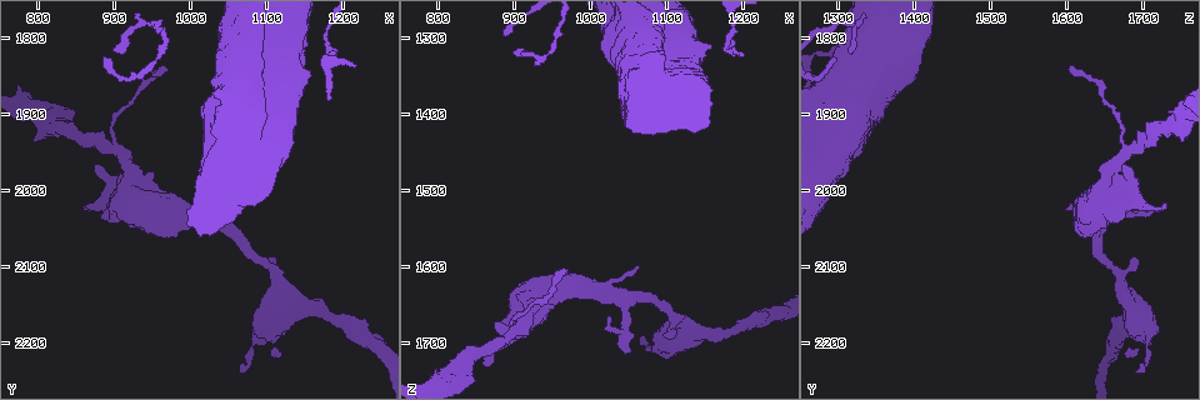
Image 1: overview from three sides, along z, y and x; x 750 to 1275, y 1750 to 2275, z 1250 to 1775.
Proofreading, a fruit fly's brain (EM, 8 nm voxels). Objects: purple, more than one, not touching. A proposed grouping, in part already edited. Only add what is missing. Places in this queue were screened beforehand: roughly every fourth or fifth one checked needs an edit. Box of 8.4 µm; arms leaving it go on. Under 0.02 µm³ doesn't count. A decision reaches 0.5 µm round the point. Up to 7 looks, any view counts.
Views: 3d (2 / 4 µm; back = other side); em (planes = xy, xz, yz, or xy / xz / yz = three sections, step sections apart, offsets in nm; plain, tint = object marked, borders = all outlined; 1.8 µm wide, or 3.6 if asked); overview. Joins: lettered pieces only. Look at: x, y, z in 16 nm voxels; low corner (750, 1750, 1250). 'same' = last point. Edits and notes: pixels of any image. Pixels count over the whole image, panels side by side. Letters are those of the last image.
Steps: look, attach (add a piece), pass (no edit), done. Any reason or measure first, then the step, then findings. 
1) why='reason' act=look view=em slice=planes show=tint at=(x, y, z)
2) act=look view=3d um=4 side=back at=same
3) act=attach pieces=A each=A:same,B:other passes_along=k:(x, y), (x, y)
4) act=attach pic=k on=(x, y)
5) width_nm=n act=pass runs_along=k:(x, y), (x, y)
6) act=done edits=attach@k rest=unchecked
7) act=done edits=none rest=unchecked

why='calibre changes' act=look view=3d um=2 at=(1110, 2110, 1670)

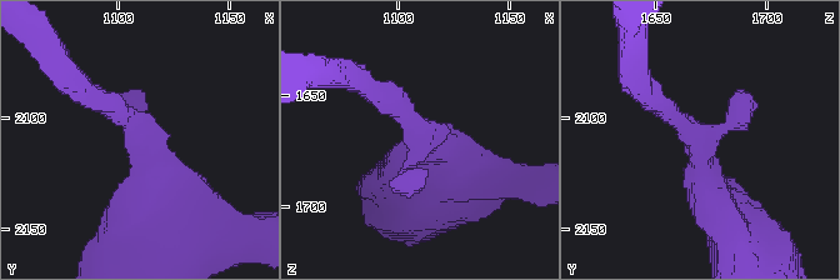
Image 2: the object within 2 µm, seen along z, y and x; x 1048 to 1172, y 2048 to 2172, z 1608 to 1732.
arm_widths_nm=220,550 act=look view=em slice=yz step=8 show=tint at=(1113, 2109, 1667)

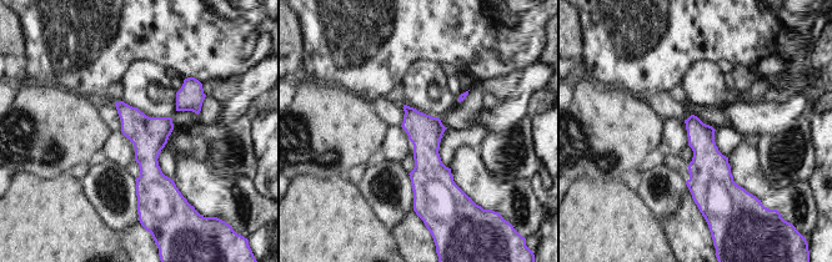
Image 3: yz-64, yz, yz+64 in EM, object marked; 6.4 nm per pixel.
act=look view=em slice=planes show=borders at=same

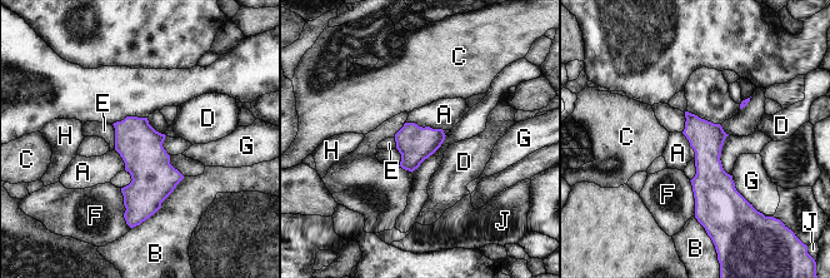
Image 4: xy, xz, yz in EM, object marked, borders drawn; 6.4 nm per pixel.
longest_contact=B:440nm act=pass each=A:other,B:other,C:other,D:other,E:other,F:other,G:other,H:other,J:other found='no lettered piece goes on from it'

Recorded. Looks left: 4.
why='free end' act=look view=em slice=xy step=16 show=tint at=(1055, 2030, 1710)

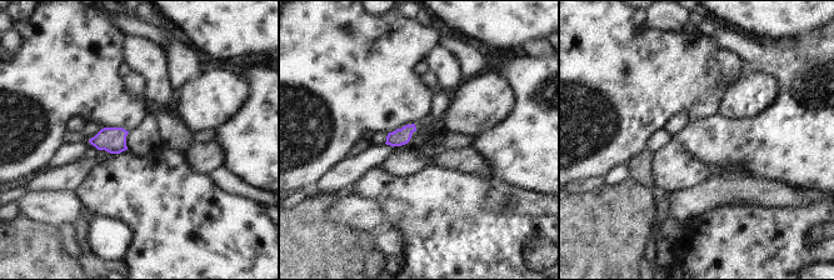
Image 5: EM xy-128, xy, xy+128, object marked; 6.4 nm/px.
act=look view=em slice=planes show=tint at=same

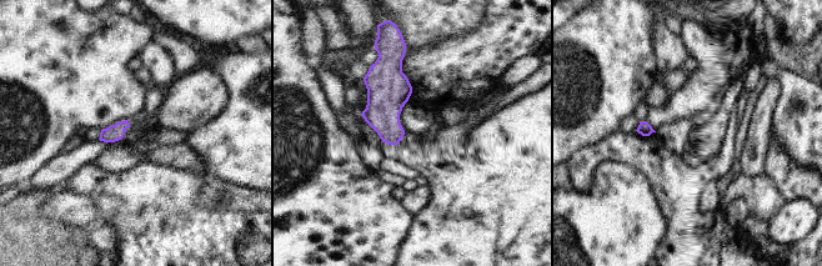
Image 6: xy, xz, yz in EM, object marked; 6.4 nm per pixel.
why='see the neighbours' act=look view=em slice=planes show=borders at=same

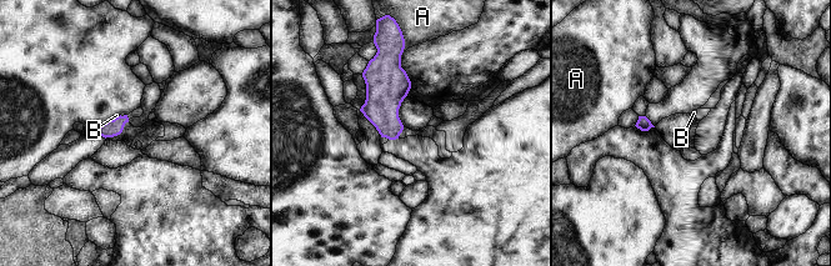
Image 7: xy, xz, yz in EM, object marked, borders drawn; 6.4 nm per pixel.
width_nm=110 act=attach pieces=B each=A:other,B:same passes_along=7:(113, 128), (128, 118), (138, 113) found='it goes on there'

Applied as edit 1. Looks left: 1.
why='tapers out' act=look view=em slice=planes show=borders at=(965, 1835, 1605)

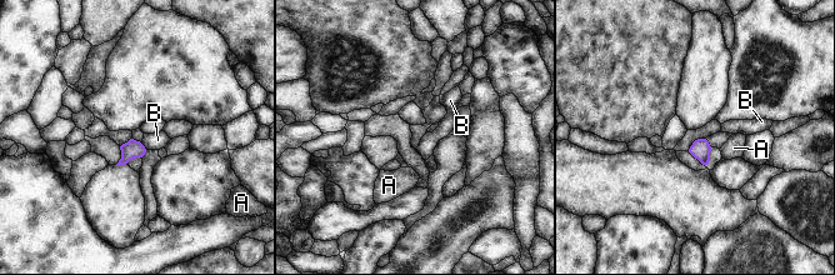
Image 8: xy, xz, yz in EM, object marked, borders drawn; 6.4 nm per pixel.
width_nm=120 act=pass each=A:other,B:other found='none of them fits'

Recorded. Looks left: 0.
act=done edits=attach@7 rest=unchecked

